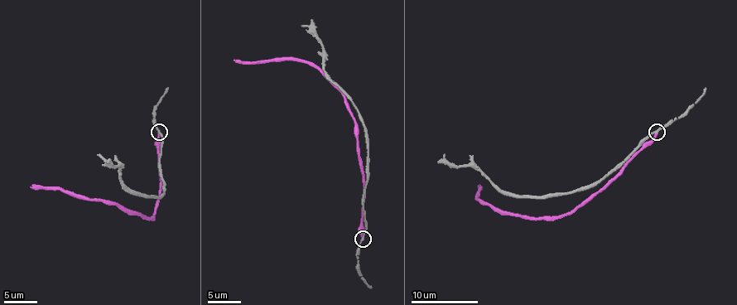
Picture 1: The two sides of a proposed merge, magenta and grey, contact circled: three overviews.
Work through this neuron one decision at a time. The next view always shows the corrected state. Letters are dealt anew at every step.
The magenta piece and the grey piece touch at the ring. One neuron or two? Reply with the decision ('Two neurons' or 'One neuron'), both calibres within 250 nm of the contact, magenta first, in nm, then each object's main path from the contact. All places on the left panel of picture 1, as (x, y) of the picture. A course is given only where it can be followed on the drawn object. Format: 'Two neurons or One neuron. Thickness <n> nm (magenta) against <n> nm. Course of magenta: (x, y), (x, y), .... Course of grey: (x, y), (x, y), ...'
Two neurons. Thickness 240 nm (magenta) against 190 nm. Course of magenta: (158, 131), (160, 191), (151, 218), (128, 215), (103, 200), (76, 198), (60, 190), (30, 186). Course of grey: (158, 131), (161, 136), (163, 185), (160, 196), (135, 195), (120, 180), (120, 167), (112, 167), (96, 155)

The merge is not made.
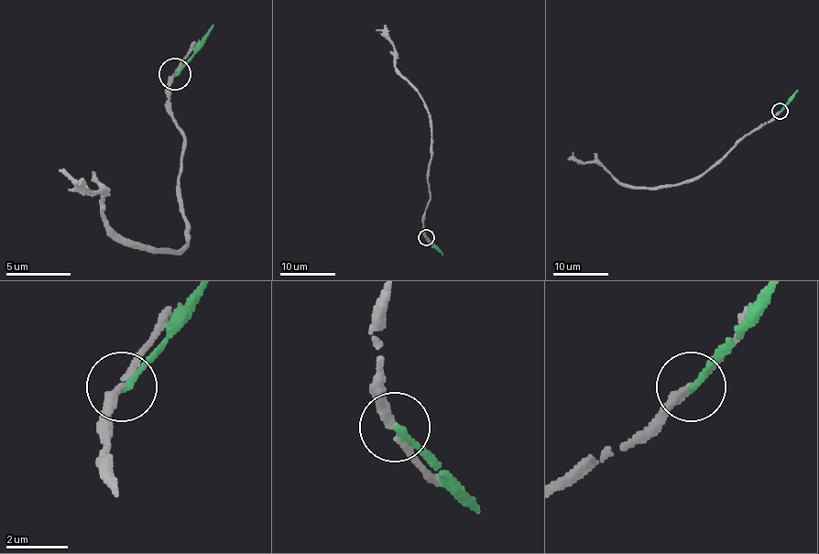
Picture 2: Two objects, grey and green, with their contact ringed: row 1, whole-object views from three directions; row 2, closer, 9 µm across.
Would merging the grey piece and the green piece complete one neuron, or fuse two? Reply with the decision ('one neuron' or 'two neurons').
two neurons

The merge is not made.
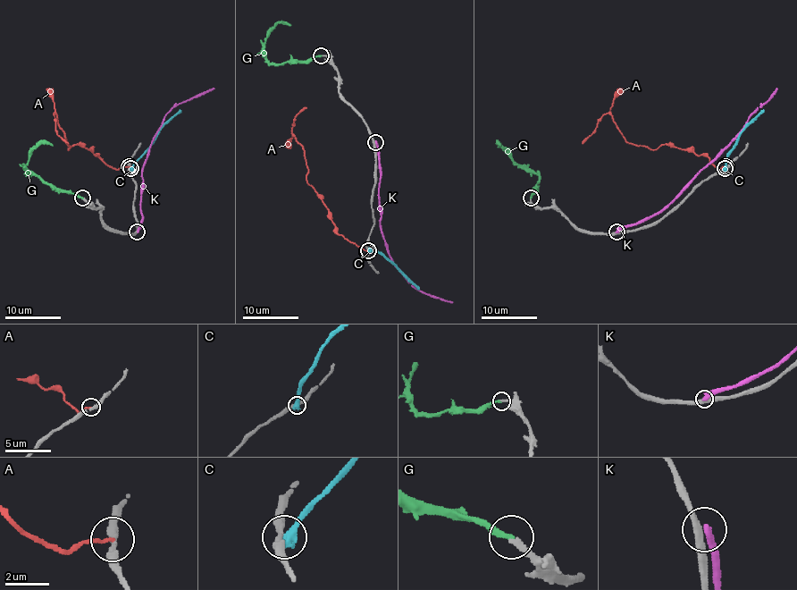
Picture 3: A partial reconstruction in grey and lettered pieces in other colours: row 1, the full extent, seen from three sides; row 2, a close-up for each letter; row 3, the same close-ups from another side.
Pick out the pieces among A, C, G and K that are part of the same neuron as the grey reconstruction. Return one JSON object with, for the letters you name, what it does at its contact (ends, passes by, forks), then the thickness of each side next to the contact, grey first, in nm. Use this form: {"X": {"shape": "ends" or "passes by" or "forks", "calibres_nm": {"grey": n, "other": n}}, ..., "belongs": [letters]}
{"G": {"shape": "ends", "calibres_nm": {"grey": 240, "other": 240}}, "belongs": ["G"]}

